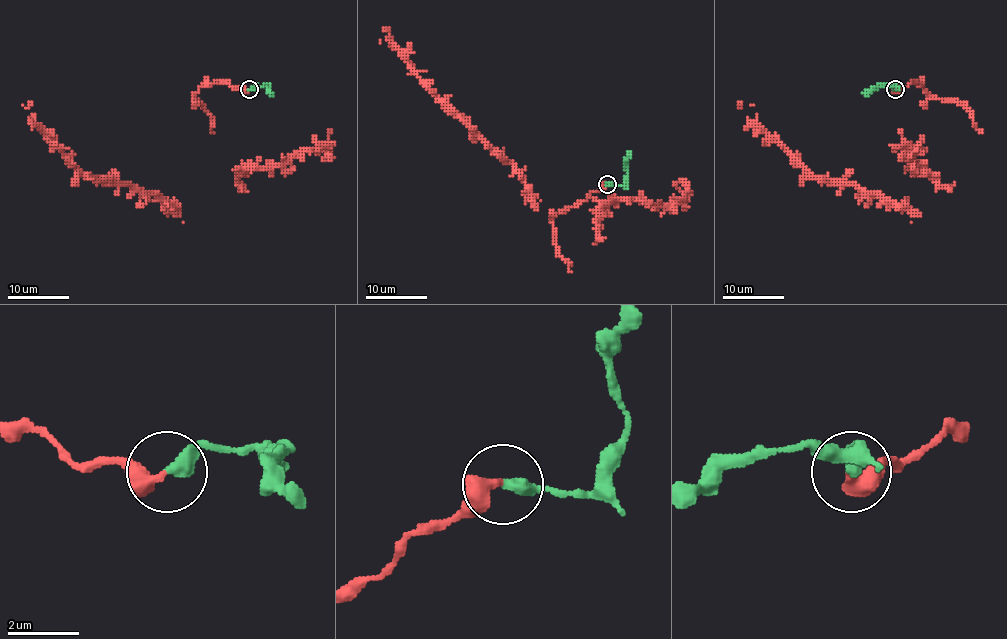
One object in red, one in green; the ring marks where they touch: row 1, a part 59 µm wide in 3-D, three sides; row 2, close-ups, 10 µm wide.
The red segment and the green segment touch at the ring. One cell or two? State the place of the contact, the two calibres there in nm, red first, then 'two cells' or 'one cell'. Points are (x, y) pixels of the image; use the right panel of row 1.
place (895, 89); calibres 400 and 400 nm; one cell

